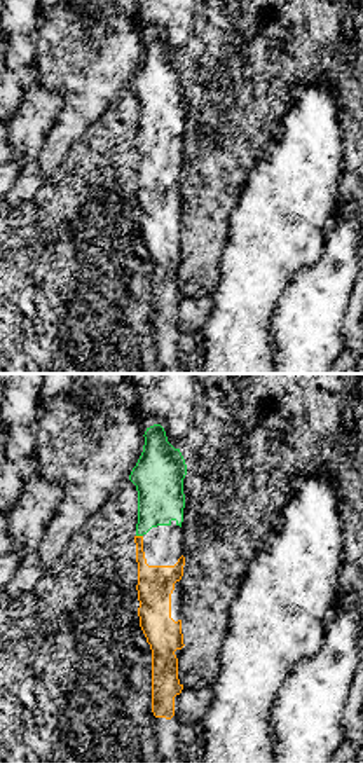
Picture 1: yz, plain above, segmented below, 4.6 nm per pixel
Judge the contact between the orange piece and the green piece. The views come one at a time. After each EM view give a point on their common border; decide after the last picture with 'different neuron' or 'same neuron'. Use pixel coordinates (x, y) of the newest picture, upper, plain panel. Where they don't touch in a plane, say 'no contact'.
contact (140, 145)

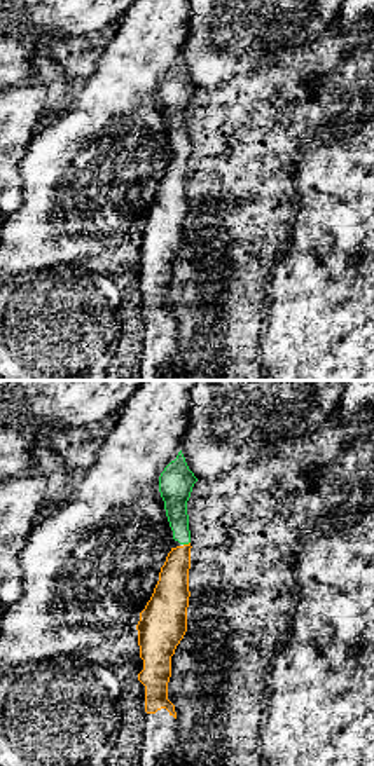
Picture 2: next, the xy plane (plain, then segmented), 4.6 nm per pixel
contact (186, 154)

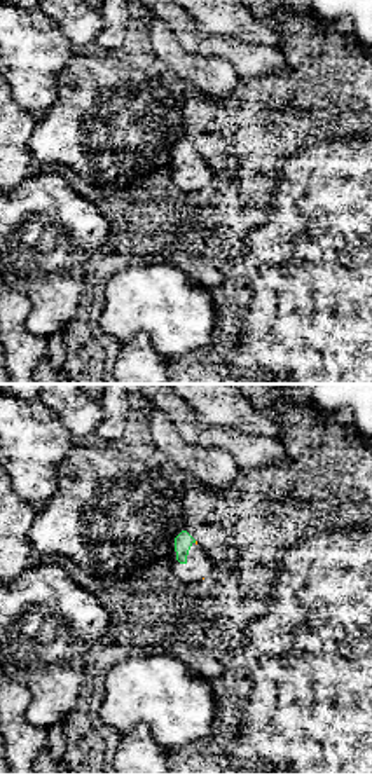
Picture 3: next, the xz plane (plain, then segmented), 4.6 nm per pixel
no contact

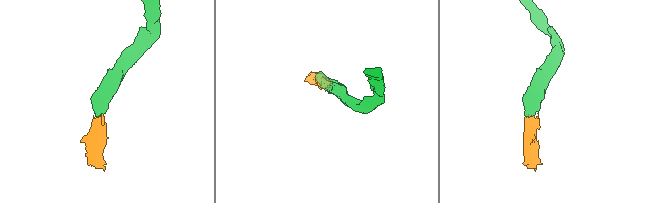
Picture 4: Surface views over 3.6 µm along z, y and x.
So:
same neuron

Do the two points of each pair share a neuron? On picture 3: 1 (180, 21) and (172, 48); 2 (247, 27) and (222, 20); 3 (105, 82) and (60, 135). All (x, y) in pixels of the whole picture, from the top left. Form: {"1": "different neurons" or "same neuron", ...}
{"1": "different neurons", "2": "same neuron", "3": "same neuron"}

